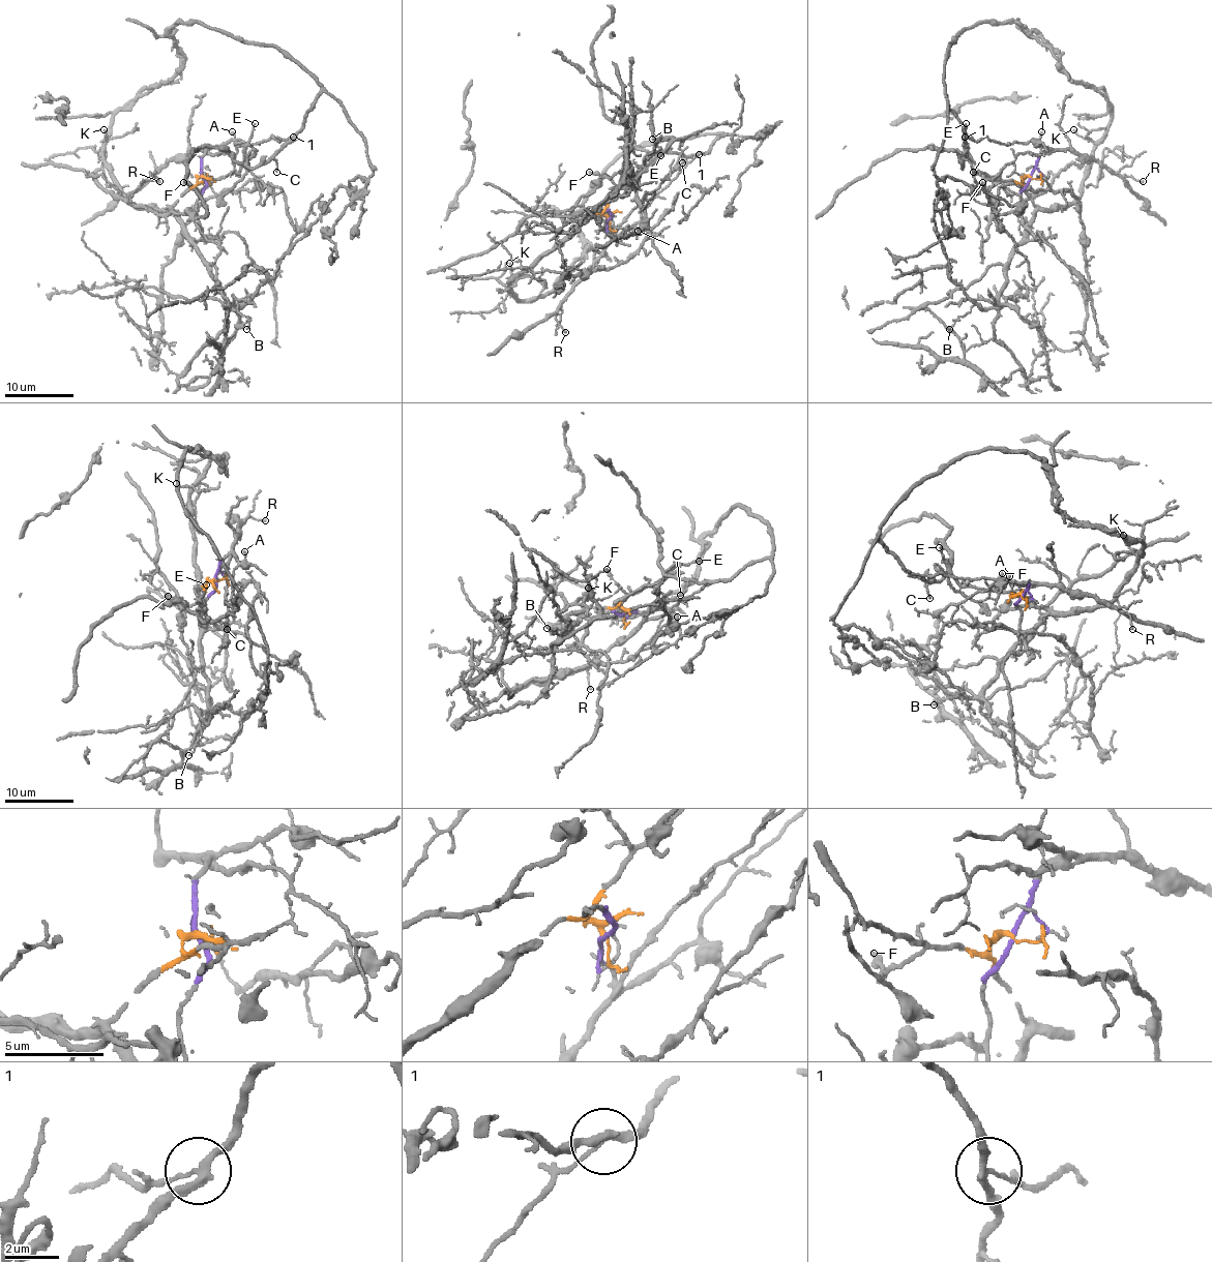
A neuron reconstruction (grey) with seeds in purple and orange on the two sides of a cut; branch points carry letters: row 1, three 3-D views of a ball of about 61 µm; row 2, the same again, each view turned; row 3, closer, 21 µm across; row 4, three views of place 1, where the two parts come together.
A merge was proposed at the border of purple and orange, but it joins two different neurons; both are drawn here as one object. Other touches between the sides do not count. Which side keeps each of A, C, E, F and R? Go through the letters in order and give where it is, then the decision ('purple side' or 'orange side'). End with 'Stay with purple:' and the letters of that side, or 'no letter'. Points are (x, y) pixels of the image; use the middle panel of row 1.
A: at (638, 231); purple side
C: at (682, 162); orange side
E: at (660, 155); orange side
F: at (589, 172); orange side
R: at (565, 332); purple side
Stay with purple: A, R

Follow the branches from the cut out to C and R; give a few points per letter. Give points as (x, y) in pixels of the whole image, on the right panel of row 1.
C: (1030, 177), (1016, 182), (999, 180), (982, 174), (970, 159), (964, 159), (964, 167), (964, 158), (974, 172)
R: (1030, 177), (1042, 153), (1068, 149), (1088, 154), (1097, 163), (1143, 182)

